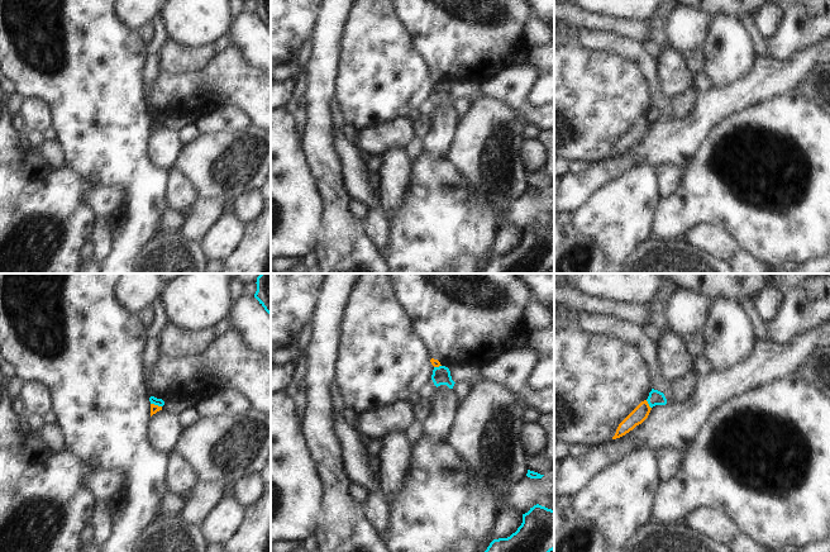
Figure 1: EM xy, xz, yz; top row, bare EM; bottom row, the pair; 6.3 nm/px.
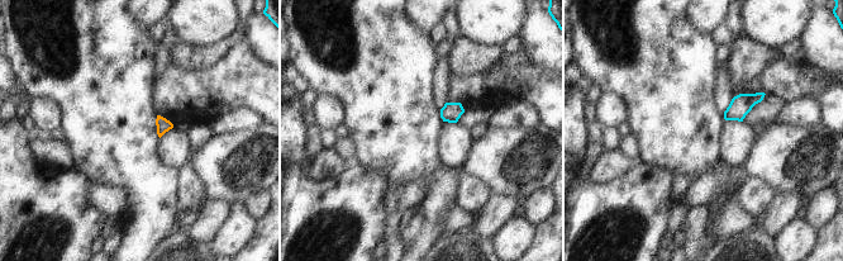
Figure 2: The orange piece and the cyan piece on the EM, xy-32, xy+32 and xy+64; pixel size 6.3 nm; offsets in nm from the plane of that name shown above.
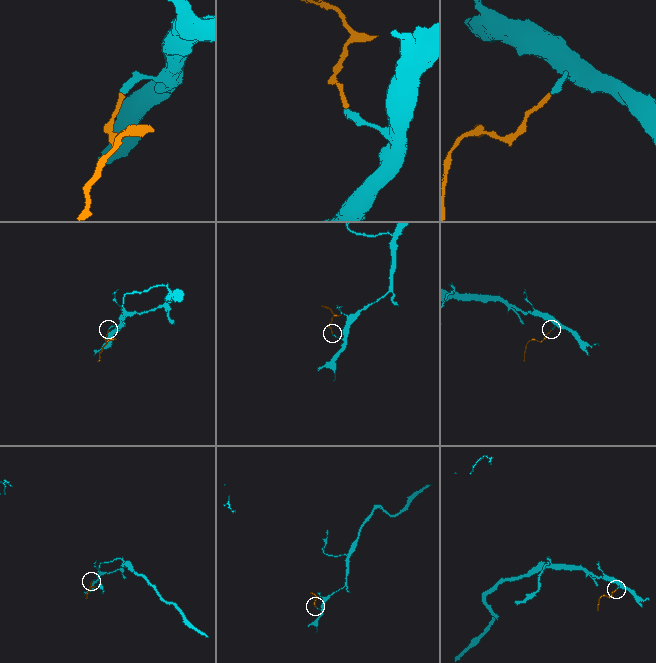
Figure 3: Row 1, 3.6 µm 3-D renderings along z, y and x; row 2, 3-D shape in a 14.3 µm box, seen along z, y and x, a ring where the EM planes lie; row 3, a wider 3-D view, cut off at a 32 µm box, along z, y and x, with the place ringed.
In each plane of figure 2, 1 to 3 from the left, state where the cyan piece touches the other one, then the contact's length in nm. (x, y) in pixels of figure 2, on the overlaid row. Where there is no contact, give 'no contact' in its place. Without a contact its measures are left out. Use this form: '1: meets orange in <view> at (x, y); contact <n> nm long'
1: no contact
2: no contact
3: no contact

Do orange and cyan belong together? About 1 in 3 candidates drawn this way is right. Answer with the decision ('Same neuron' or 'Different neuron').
Different neuron.

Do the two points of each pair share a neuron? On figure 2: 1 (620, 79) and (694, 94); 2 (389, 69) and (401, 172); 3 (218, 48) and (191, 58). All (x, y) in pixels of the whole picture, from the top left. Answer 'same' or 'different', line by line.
1: same
2: same
3: same

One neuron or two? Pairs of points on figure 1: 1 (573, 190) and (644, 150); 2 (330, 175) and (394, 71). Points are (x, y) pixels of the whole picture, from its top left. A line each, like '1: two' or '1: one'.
1: one
2: two

